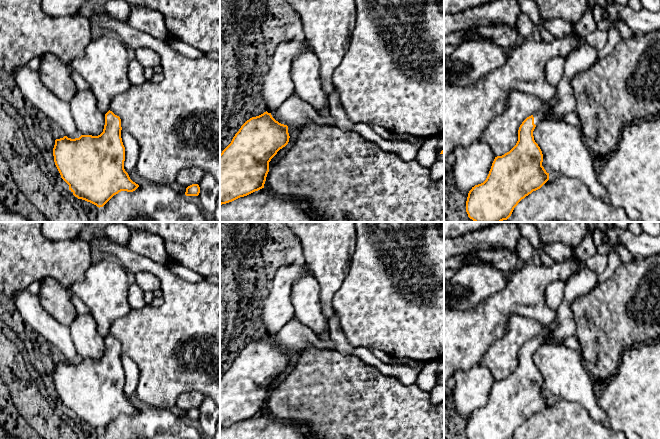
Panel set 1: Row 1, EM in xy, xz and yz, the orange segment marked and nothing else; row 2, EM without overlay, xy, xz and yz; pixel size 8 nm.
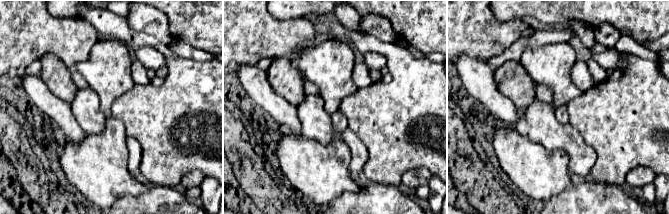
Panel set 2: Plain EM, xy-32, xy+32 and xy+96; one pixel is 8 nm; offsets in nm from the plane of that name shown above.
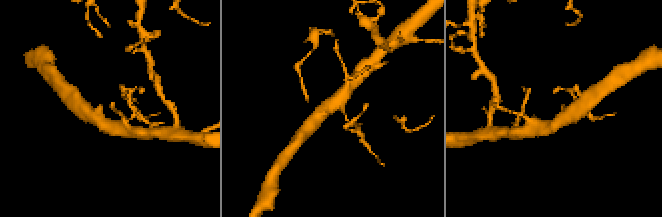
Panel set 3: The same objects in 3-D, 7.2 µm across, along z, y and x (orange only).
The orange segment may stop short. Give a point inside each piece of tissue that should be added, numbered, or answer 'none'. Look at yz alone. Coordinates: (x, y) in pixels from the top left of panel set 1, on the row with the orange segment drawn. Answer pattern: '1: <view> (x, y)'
1: yz (538, 117)

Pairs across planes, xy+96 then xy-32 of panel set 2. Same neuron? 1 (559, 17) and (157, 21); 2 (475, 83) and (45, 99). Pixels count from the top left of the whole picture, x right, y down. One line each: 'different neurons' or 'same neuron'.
1: different neurons
2: same neuron

